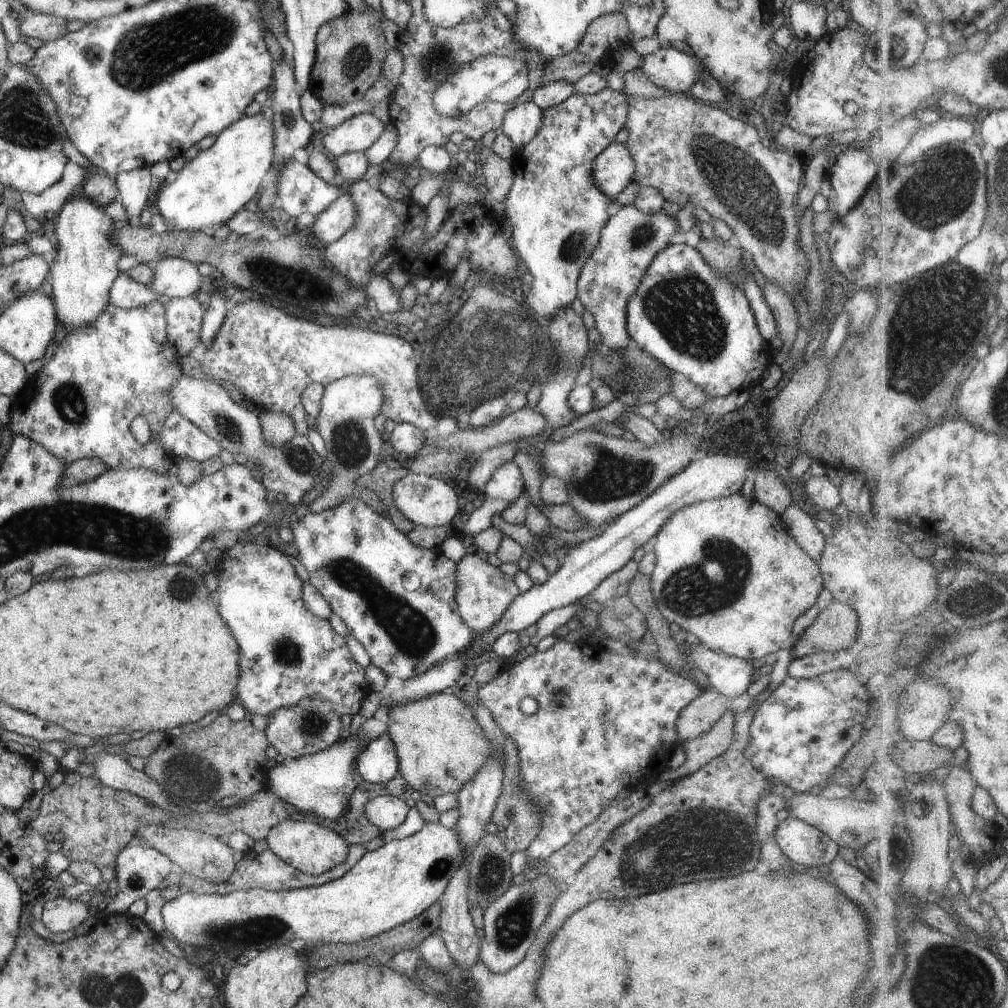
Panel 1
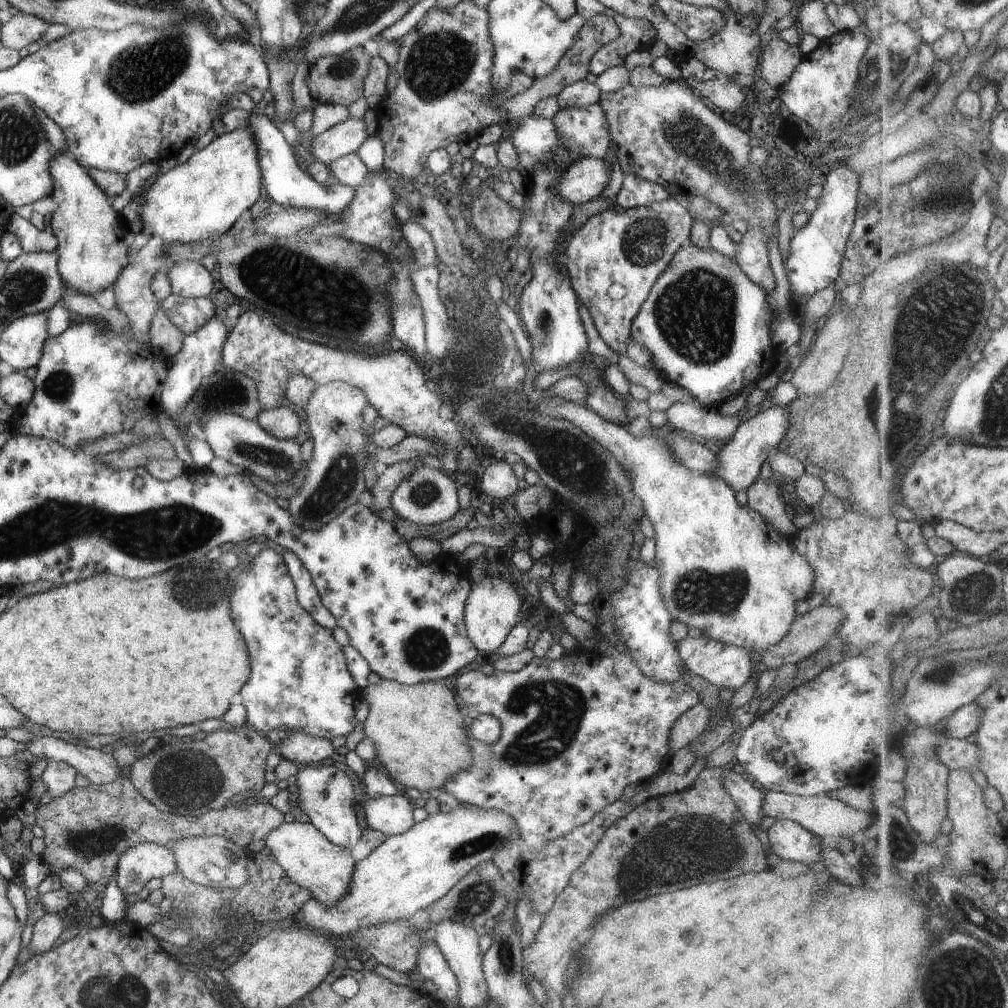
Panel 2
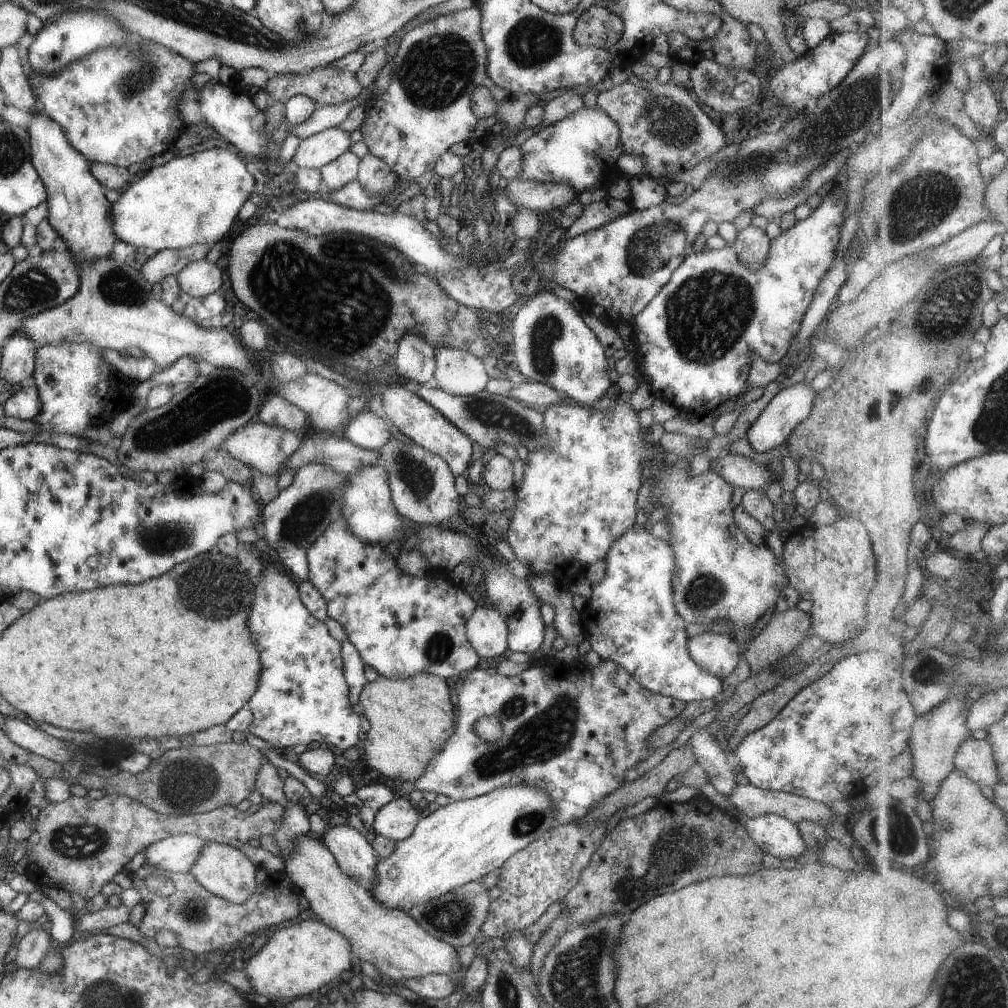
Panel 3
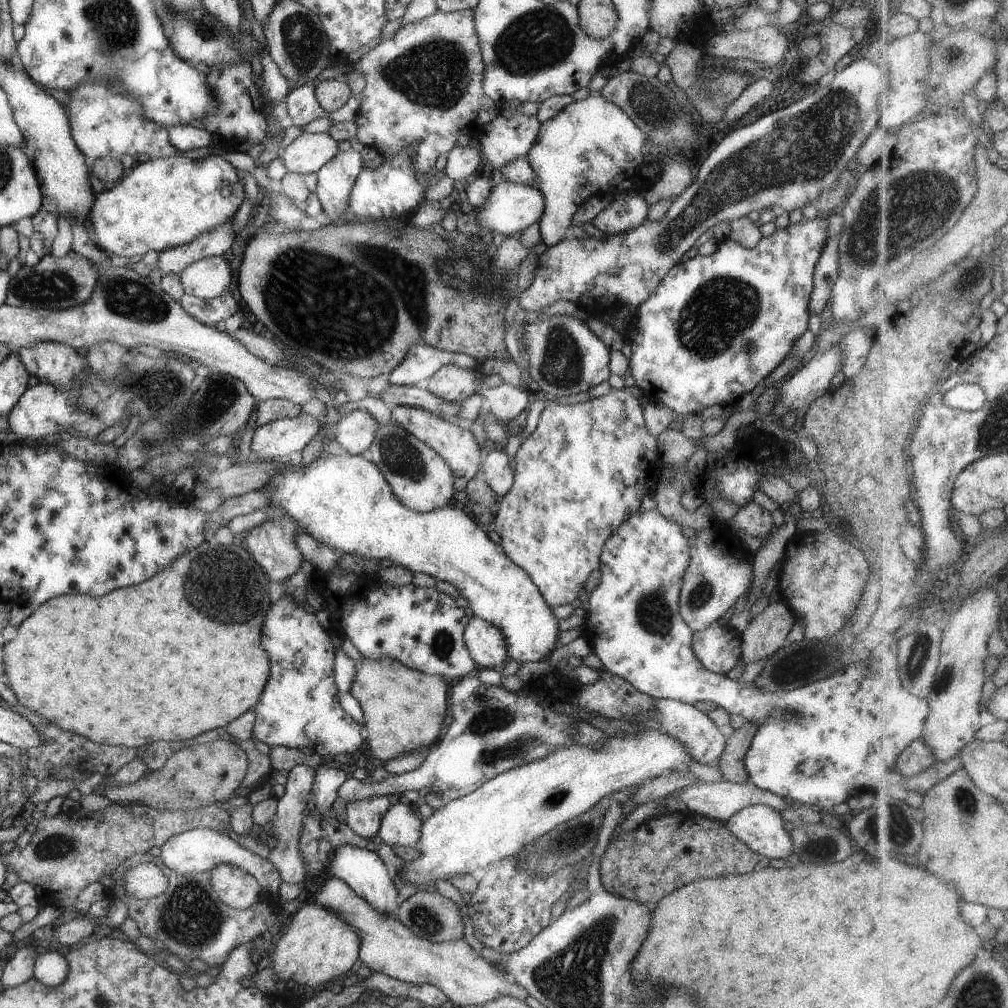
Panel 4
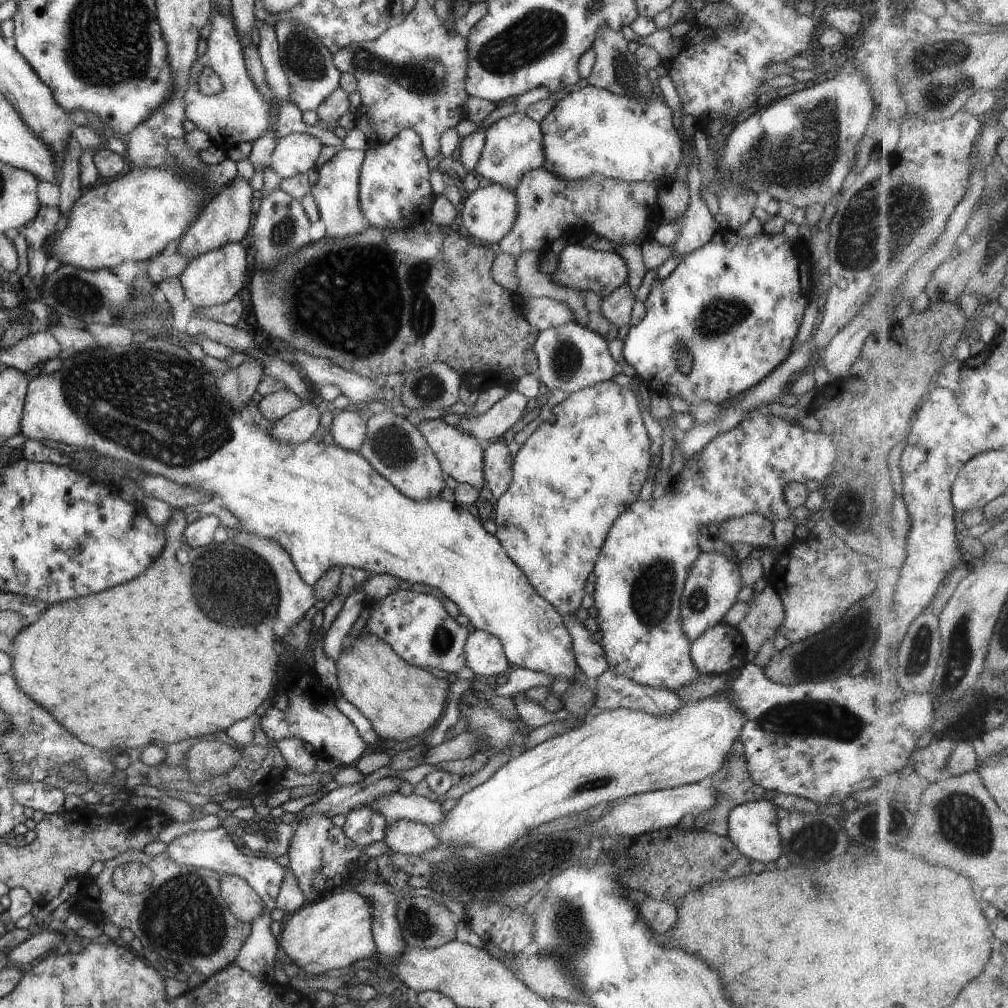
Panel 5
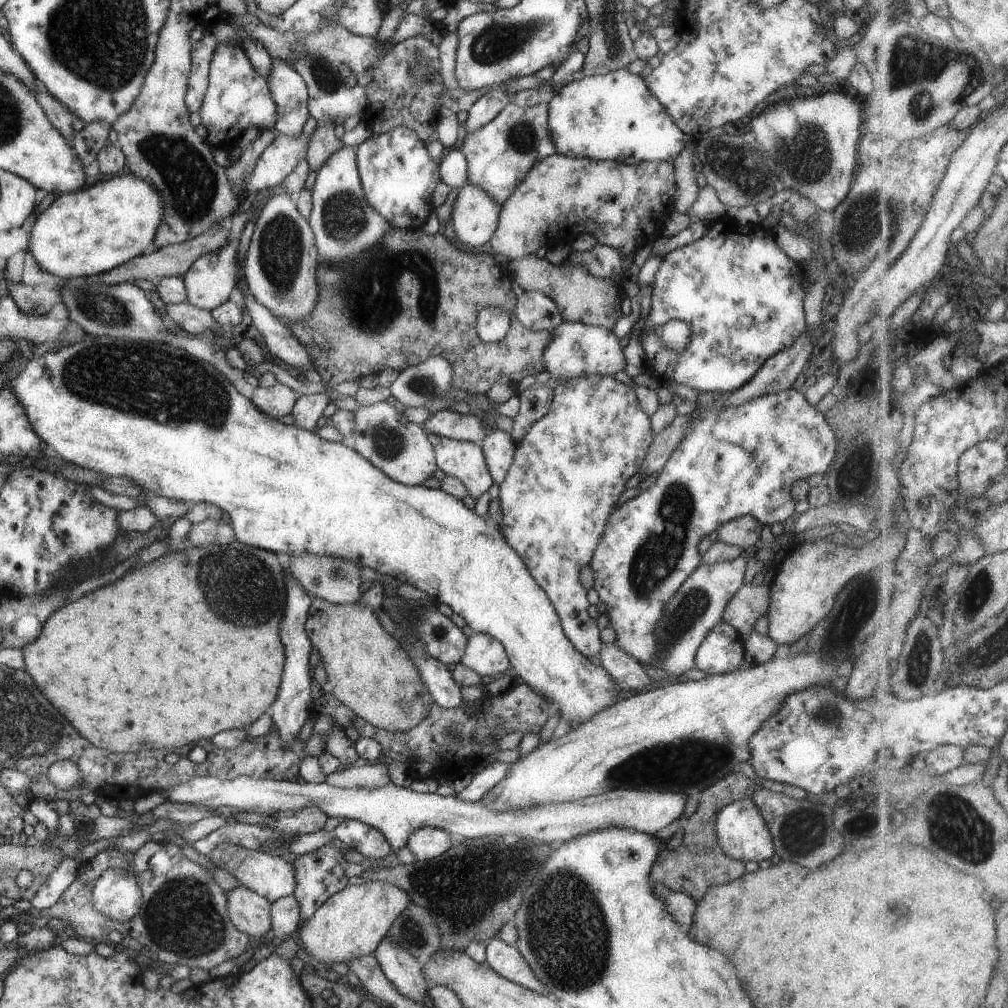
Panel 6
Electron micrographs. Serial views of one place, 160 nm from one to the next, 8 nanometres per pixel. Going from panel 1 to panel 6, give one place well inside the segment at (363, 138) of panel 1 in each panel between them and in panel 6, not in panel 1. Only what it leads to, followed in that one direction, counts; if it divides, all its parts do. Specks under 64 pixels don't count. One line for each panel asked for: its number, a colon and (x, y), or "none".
2: (345, 137)
3: (313, 152)
4: (307, 153)
5: (296, 153)
6: (281, 155)

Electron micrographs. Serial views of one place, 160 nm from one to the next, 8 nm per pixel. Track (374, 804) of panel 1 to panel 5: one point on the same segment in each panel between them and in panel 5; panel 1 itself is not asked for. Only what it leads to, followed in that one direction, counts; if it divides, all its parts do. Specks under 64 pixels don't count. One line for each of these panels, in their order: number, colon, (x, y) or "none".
2: (390, 814)
3: (395, 820)
4: (400, 825)
5: (405, 836)

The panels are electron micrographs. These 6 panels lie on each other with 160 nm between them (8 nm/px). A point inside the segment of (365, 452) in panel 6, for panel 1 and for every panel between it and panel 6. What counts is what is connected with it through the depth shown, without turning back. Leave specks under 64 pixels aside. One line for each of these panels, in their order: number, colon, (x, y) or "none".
1: (427, 501)
2: (426, 497)
3: (421, 486)
4: (421, 480)
5: (396, 450)

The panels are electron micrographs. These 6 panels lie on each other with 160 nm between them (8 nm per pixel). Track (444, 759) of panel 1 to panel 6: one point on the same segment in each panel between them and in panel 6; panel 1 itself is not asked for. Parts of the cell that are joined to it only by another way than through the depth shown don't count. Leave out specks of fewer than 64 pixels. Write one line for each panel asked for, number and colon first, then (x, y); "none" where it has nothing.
2: (417, 730)
3: (409, 719)
4: (403, 710)
5: (398, 699)
6: (366, 669)

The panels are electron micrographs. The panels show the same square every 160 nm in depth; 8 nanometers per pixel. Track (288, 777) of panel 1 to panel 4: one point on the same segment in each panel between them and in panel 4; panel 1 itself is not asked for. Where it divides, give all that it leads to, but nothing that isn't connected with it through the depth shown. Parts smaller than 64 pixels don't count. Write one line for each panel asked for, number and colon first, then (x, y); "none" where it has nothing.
2: (324, 793)
3: (355, 857)
4: (361, 869)

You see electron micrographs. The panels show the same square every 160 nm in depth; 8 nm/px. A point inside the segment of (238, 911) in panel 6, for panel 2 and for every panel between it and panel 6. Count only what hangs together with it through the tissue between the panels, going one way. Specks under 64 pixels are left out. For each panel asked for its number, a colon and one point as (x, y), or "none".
2: (212, 861)
3: (224, 871)
4: (237, 889)
5: (242, 901)

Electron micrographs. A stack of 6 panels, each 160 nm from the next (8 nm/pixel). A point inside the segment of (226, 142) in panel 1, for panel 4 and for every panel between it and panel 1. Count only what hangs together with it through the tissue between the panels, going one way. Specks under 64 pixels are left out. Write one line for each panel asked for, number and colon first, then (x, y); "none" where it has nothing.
2: (201, 198)
3: (192, 200)
4: (164, 202)

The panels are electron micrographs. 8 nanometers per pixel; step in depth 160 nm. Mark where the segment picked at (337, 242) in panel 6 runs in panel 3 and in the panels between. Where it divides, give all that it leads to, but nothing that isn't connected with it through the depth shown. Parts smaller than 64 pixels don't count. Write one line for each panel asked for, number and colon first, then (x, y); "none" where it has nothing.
3: (343, 169)
4: (334, 179)
5: (335, 191)

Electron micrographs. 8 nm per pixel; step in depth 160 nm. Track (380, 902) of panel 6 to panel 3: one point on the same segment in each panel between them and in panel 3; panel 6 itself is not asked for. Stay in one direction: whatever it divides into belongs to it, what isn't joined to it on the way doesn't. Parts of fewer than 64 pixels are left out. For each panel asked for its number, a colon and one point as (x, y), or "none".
3: (296, 960)
4: (318, 946)
5: (334, 932)

